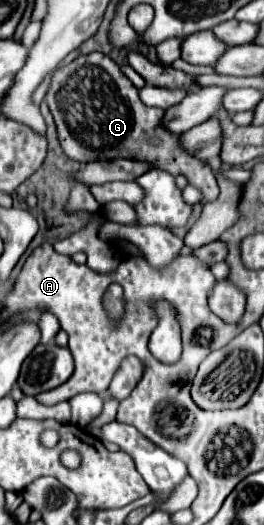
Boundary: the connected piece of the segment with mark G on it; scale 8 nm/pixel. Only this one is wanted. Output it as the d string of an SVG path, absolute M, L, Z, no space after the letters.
M98 51L80 55L54 71L44 101L54 117L60 147L70 159L80 163L116 157L142 161L174 177L184 175L188 185L202 193L204 203L218 197L218 183L210 167L180 149L178 135L168 133L160 123L164 115L162 109L146 107L138 97L138 89L108 55Z

